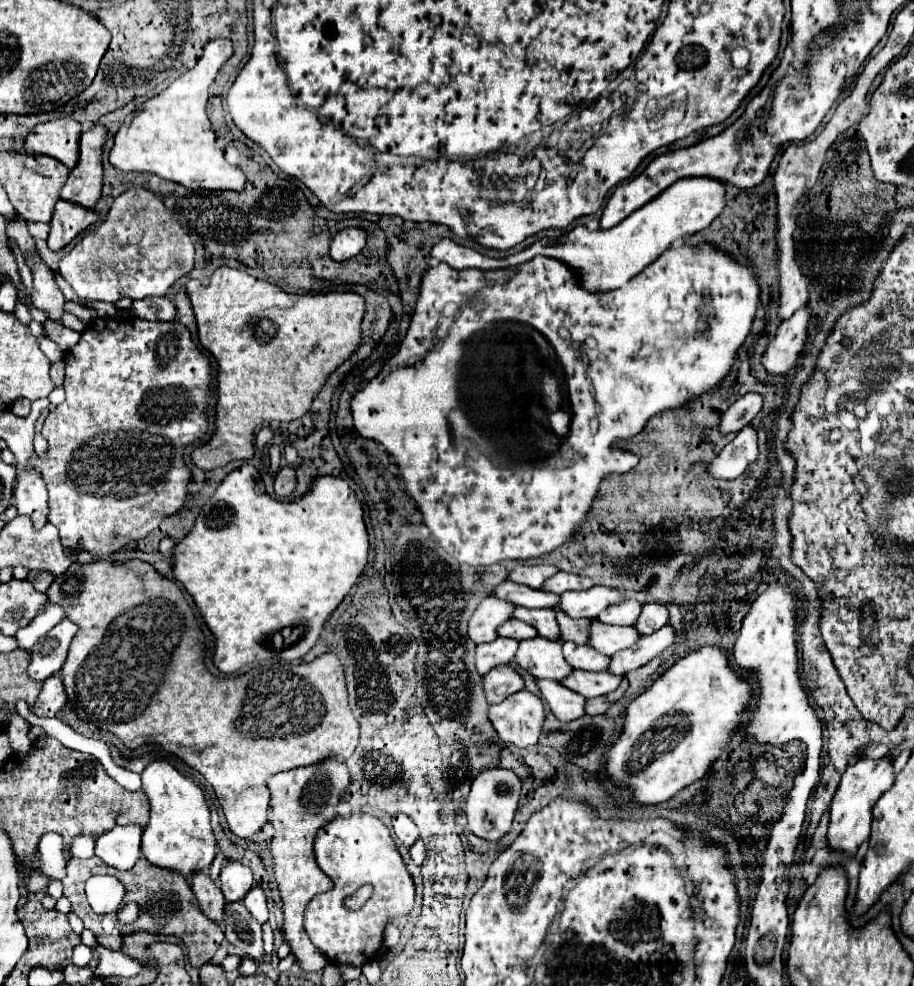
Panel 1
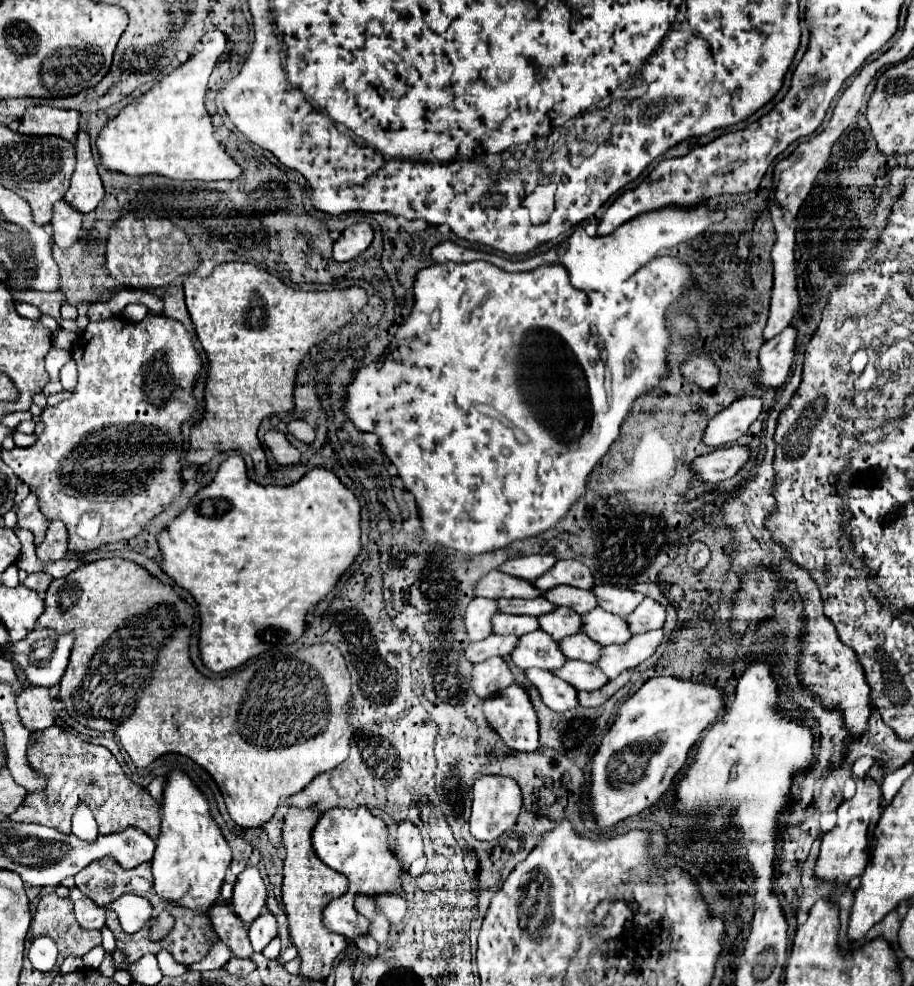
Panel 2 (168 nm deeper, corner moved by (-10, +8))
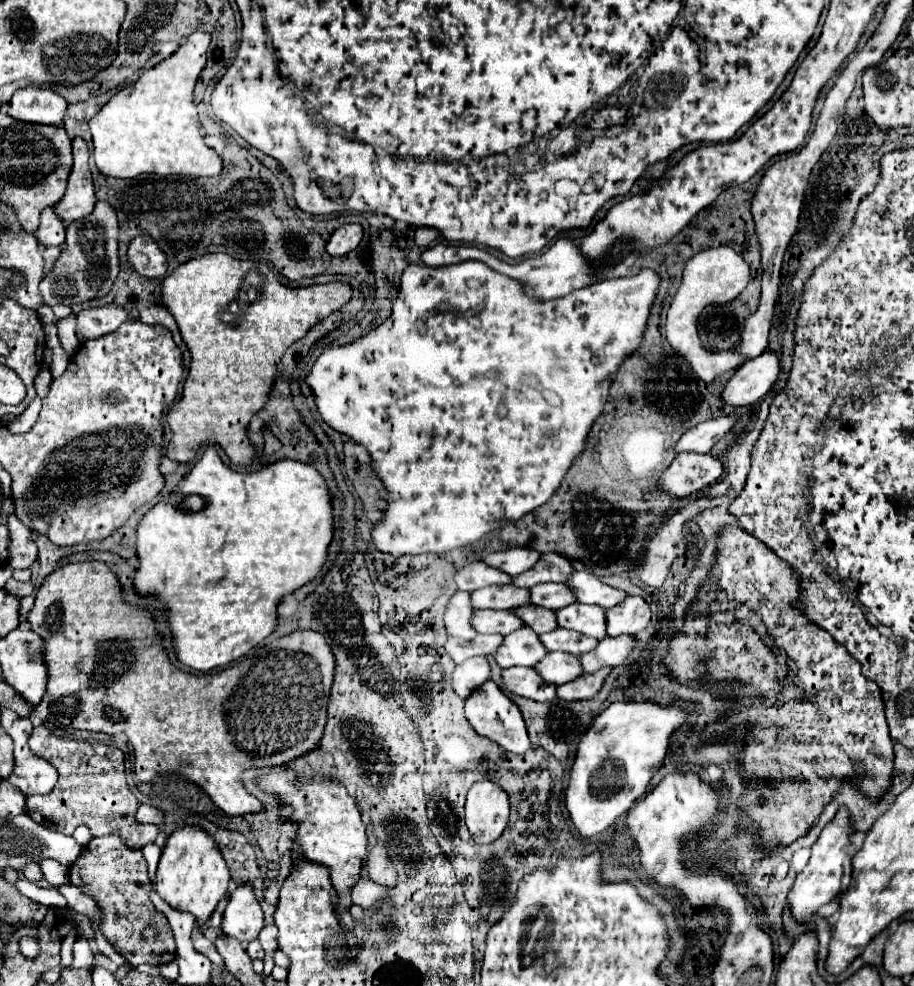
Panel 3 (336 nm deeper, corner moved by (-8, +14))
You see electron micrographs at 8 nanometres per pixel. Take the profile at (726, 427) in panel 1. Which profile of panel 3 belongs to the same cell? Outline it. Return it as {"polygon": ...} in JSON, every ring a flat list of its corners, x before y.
{"polygon":[[736,416,716,418,702,422,682,434,682,438,676,444,676,452,696,452,696,454,708,454,712,446,728,434,728,430,736,424]]}

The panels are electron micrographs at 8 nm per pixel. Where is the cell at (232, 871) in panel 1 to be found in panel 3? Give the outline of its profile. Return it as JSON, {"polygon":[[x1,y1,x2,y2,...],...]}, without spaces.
{"polygon":[[240,884,230,896,220,930,226,938,234,938,242,944,248,944,250,940,258,938,262,928,264,928,264,914,252,892,252,886]]}

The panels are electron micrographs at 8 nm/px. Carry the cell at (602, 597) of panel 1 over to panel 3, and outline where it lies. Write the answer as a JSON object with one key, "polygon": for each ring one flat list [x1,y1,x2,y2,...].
{"polygon":[[554,582,536,584,536,588,530,588,530,596,532,596,532,604,554,610,554,612,576,602,574,594,570,592,566,584,554,584]]}

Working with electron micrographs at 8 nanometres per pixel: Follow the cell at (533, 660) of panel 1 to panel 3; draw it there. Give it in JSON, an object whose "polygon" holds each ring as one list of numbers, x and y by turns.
{"polygon":[[522,626,520,630,504,636,504,642,500,644,494,658,500,668,510,668,510,666,534,666,544,656,546,648,538,640,538,634,532,632,532,628]]}

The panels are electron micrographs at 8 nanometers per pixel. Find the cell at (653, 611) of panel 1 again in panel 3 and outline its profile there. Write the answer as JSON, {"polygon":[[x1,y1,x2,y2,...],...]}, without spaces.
{"polygon":[[626,596,616,608,606,610,606,634,622,636,644,630,650,624,650,606,640,596]]}

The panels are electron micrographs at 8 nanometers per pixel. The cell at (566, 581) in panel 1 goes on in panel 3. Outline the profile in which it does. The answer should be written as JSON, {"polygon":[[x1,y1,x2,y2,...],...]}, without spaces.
{"polygon":[[546,552,540,556,534,568,524,572,522,576,512,578,512,584,520,588,532,588,540,582,564,582,572,572,574,568,566,556,556,552]]}

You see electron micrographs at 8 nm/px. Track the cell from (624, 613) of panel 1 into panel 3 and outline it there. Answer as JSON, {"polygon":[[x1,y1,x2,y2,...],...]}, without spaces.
{"polygon":[[574,572,564,584,576,592,576,602,580,604,594,604,600,608,612,608,624,600,626,592,616,590,604,582,600,582,590,572]]}

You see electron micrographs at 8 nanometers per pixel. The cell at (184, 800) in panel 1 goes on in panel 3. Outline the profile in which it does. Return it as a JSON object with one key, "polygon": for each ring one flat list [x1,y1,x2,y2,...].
{"polygon":[[180,828,168,838,158,864,156,892,170,908,190,912,200,924,204,924,216,910,218,902,228,894,228,882,228,866,212,836,198,828]]}

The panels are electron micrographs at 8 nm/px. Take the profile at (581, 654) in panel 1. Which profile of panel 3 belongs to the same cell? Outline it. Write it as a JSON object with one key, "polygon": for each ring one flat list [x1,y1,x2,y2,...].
{"polygon":[[556,628,552,632,546,632,540,636,540,642,544,644,546,650,562,650,574,656,580,656,588,650,594,650,598,640,584,636,580,632,572,632,572,630,564,630,564,628]]}

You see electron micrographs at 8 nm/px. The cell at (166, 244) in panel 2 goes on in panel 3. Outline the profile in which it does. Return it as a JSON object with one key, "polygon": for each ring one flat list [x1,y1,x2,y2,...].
{"polygon":[[136,236,128,248,128,258,134,270,146,278,160,278,166,274,166,256,148,236]]}

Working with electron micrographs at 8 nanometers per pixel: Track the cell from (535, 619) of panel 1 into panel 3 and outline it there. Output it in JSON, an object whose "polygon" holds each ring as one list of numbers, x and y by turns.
{"polygon":[[486,586,470,594,472,608,492,608,492,610,514,610,522,604,530,604,530,592,526,588,506,586]]}

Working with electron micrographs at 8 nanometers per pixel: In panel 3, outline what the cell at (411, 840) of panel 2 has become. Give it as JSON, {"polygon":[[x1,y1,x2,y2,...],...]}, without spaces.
{"polygon":[[376,844,370,850,370,854,366,858,366,872,368,872,368,878,380,886,394,886,396,884,396,870,394,870,392,860,388,858,386,846]]}

